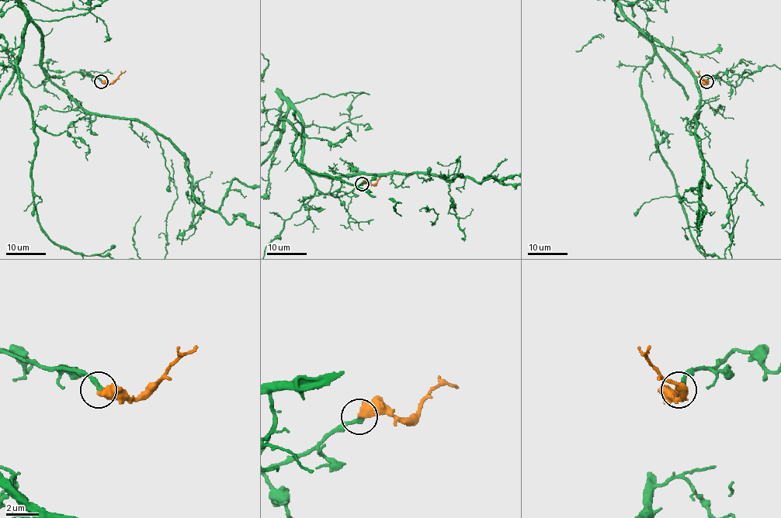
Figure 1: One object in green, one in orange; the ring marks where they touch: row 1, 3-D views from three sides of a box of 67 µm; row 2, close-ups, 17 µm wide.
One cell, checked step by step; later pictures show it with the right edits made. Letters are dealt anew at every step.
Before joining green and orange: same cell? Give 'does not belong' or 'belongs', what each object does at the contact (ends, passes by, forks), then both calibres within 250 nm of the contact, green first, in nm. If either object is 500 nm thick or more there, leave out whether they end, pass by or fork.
belongs | 280/550 nm

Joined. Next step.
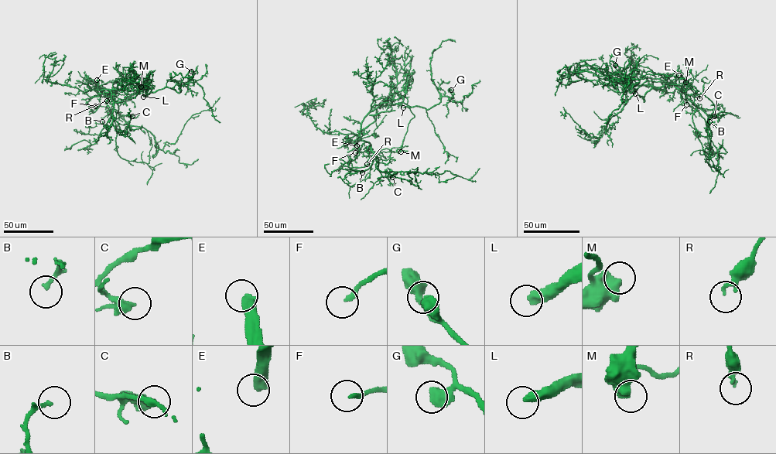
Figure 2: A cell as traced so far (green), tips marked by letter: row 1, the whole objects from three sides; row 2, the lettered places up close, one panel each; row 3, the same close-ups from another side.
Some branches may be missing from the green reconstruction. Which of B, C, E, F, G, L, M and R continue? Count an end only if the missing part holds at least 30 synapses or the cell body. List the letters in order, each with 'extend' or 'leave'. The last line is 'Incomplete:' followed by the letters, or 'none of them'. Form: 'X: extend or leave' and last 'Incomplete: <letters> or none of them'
B: leave
C: leave
E: extend
F: extend
G: leave
L: leave
M: extend
R: leave
Incomplete: E, F, M

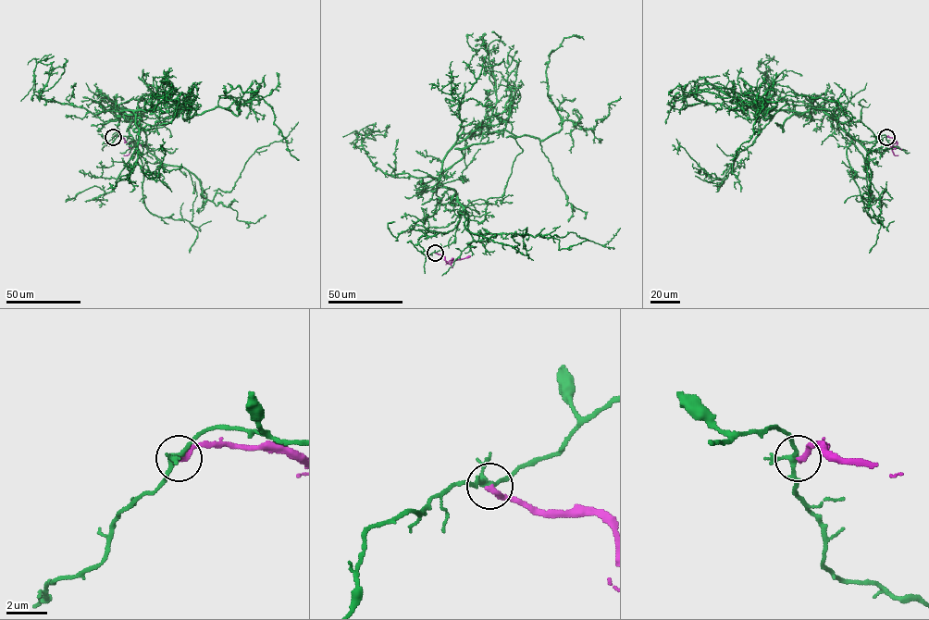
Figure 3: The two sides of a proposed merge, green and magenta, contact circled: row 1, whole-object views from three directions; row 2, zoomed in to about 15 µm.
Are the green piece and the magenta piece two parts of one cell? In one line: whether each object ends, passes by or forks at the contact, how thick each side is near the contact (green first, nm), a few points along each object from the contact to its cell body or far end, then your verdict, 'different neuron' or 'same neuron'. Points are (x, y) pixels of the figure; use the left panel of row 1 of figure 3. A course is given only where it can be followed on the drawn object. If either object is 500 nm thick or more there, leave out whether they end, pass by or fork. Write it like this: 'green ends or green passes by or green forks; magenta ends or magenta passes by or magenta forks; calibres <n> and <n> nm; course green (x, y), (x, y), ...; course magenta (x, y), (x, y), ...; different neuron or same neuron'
green forks; magenta ends; calibres 220 and 280 nm; course green (113, 137), (133, 142), (191, 105), (237, 116), (224, 92), (237, 86), (261, 96); course magenta (113, 137), (120, 136), (127, 142), (148, 145); different neuron

